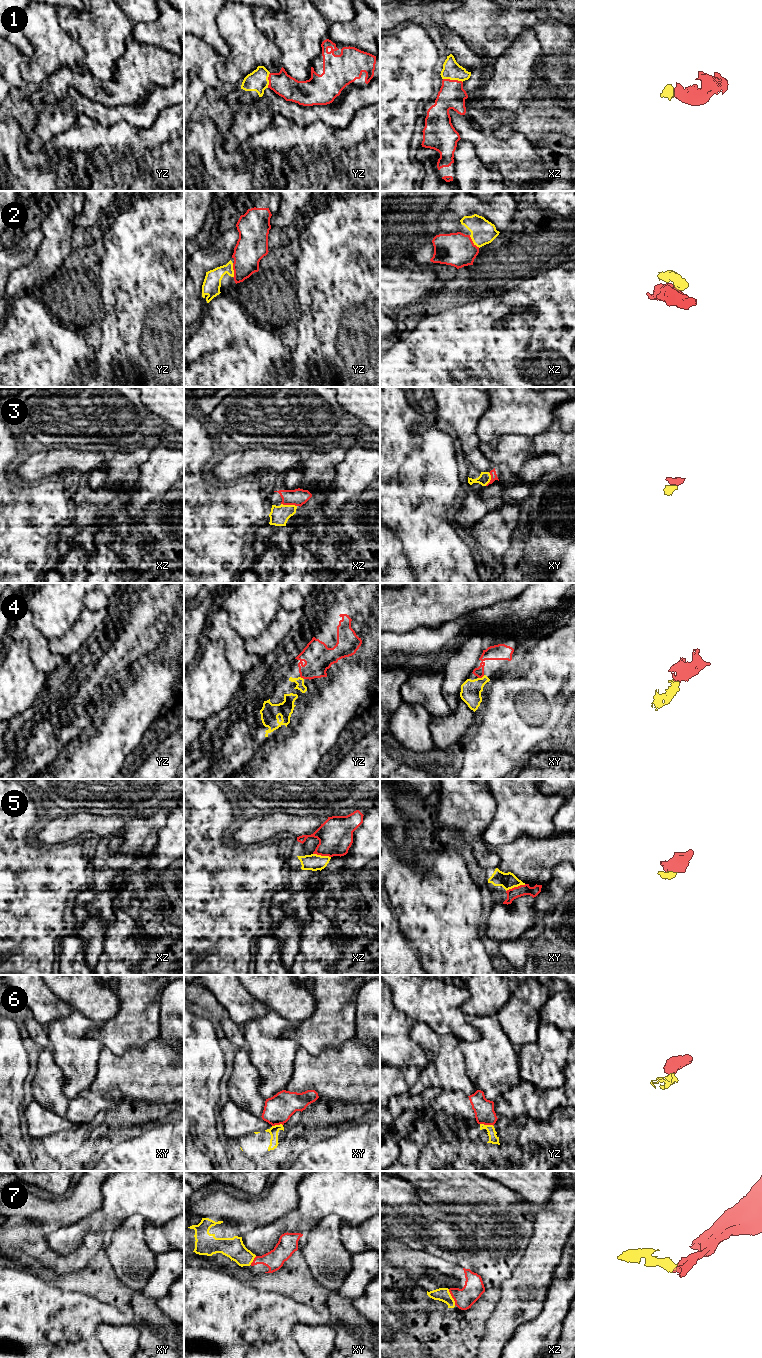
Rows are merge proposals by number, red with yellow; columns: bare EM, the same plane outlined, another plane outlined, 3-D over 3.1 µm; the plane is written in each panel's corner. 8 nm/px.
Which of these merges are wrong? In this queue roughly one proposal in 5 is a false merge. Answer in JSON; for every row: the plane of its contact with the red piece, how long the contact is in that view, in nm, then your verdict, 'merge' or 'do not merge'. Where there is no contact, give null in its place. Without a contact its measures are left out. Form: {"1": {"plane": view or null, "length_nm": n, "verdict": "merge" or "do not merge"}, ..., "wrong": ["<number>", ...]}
{"1": {"plane": "xz", "length_nm": 160, "verdict": "merge"}, "2": {"plane": "xz", "length_nm": 130, "verdict": "merge"}, "3": {"plane": "xz", "length_nm": 130, "verdict": "merge"}, "4": {"plane": "xy", "length_nm": 60, "verdict": "merge"}, "5": {"plane": "xy", "length_nm": 170, "verdict": "merge"}, "6": {"plane": "yz", "length_nm": 110, "verdict": "do not merge"}, "7": {"plane": "xz", "length_nm": 140, "verdict": "merge"}, "wrong": ["6"]}

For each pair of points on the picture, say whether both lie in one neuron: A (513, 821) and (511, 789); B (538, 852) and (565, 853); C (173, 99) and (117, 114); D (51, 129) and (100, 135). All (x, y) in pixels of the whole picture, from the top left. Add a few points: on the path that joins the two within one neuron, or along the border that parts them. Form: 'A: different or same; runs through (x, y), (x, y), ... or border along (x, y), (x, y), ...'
A: same; runs through (513, 813), (513, 797)
B: same; runs through (545, 852), (558, 852)
C: same; runs through (159, 100), (144, 115), (131, 114)
D: different; border along (58, 133), (45, 144)

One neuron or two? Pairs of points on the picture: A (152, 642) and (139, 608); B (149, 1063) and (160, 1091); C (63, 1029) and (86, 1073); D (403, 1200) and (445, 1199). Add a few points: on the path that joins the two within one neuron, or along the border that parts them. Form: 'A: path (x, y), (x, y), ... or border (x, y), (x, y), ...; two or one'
A: path (149, 633), (148, 616); one
B: path (156, 1070), (160, 1074), (160, 1084); one
C: path (68, 1040), (71, 1051), (77, 1057), (78, 1062); one
D: border (407, 1181), (415, 1188), (417, 1194), (422, 1199); two

